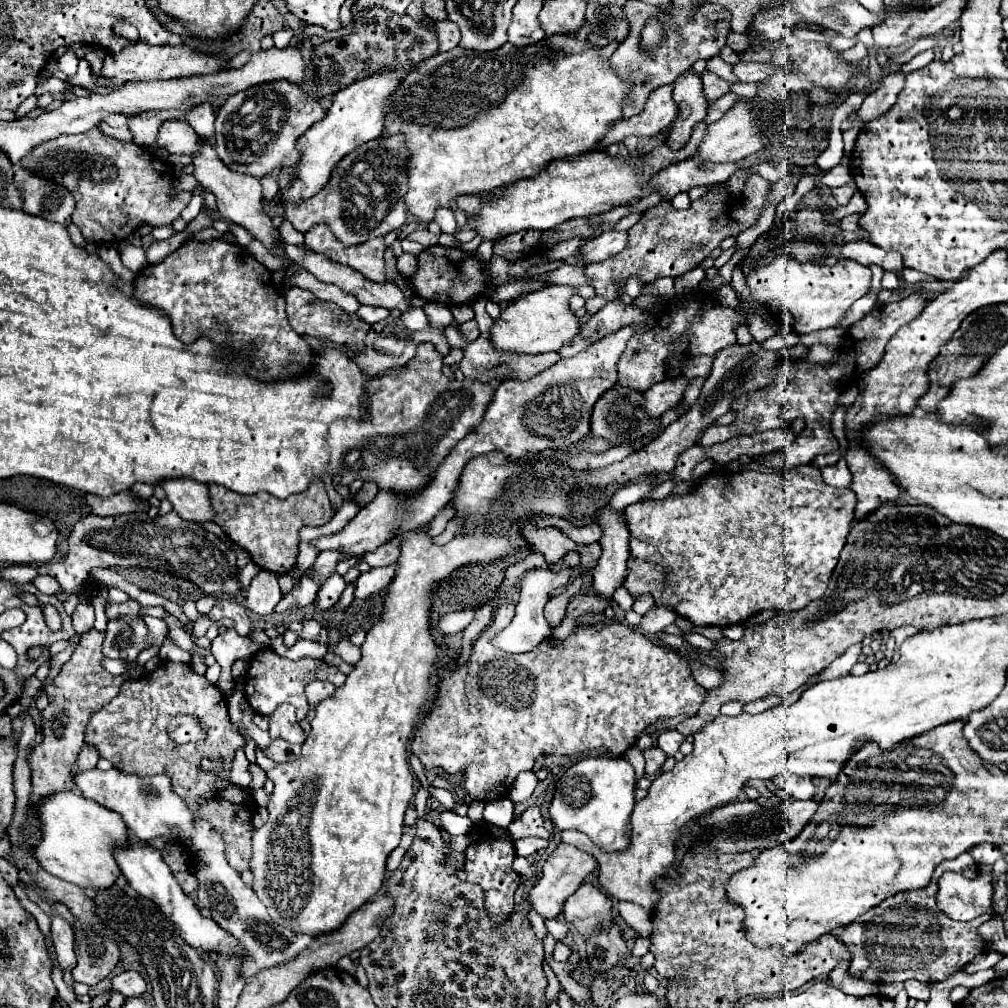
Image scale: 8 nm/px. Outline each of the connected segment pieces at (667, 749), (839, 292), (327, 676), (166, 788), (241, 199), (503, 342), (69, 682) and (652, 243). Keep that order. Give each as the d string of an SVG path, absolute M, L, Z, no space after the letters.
M663 730L663 732L659 734L659 738L657 738L657 746L659 746L667 756L673 756L673 754L679 750L679 746L681 746L683 740L685 740L685 736L683 736L681 732L677 732L677 730Z
M781 256L769 266L745 268L745 278L751 294L765 302L777 320L791 324L799 334L839 326L851 304L871 288L871 270L847 258L837 260L833 266L819 266L799 264L789 256Z
M263 648L259 650L249 664L249 678L245 678L245 690L247 690L247 702L255 712L267 714L271 710L277 708L277 704L281 702L289 702L297 708L297 718L299 722L305 718L305 712L309 710L307 698L303 688L313 682L313 680L329 680L335 686L341 686L345 682L345 674L339 672L339 668L329 666L323 660L315 660L315 658L301 658L301 660L287 660L283 656L279 656L277 652Z
M93 768L93 770L77 770L73 774L73 784L77 790L81 790L85 798L91 798L101 806L121 814L129 832L133 832L139 840L151 840L157 836L165 836L169 840L181 840L189 850L201 856L201 864L197 868L197 880L199 880L197 906L207 906L211 918L233 938L237 938L237 942L243 946L245 956L239 968L239 976L245 982L249 982L261 970L267 970L287 960L295 960L315 940L309 934L293 932L285 926L279 926L269 918L267 906L257 898L257 894L251 888L243 884L241 876L229 866L223 854L223 840L219 838L219 834L215 834L215 830L207 826L207 822L197 824L193 820L193 814L187 810L187 804L175 792L171 792L171 782L165 774L139 778L135 774L123 774L115 768L107 772Z
M203 140L199 142L199 154L193 156L193 166L195 166L195 178L199 180L199 184L203 188L209 188L215 198L217 198L217 210L223 218L243 226L245 230L249 230L259 242L263 242L267 248L271 248L275 254L279 256L285 256L283 252L279 252L275 248L275 238L277 238L277 228L273 226L271 218L265 214L265 206L263 206L263 196L261 196L261 182L259 178L255 176L249 176L249 174L241 174L241 172L235 172L231 168L227 168L217 152L215 152L215 146L209 142L209 140Z
M549 286L535 292L529 292L523 298L513 300L503 312L501 318L495 320L491 328L491 340L499 350L523 352L523 354L541 354L553 352L567 344L581 332L581 318L573 314L569 308L569 298L575 296L577 290L573 286Z
M89 630L81 636L71 660L63 664L61 672L53 678L51 686L45 686L49 704L41 712L41 732L43 740L29 754L33 792L29 798L39 798L39 794L55 794L55 790L69 790L71 786L71 766L75 766L77 754L83 746L83 732L87 722L97 710L103 710L121 690L125 678L113 676L103 668L103 638L99 630Z
M755 172L745 180L741 194L731 194L727 190L721 190L719 186L711 186L709 192L695 200L687 210L675 210L671 202L661 202L659 206L649 208L629 230L627 250L615 254L615 258L607 258L605 262L587 266L587 276L593 280L593 288L597 292L595 298L587 300L587 312L597 312L609 300L619 298L619 292L613 284L615 278L627 280L629 274L637 274L645 284L649 284L661 276L677 278L697 268L705 258L713 254L713 250L721 246L725 238L739 236L759 220L767 204L771 186L773 184L769 180Z

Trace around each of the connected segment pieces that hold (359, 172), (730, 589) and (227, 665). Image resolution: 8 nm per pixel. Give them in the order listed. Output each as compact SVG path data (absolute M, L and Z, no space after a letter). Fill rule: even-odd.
M403 134L381 136L365 142L349 152L343 160L339 160L339 164L331 172L329 182L319 190L319 194L299 204L285 200L283 214L303 234L315 222L325 222L343 244L361 244L379 234L401 228L407 222L407 206L403 196L409 190L409 156L411 152L405 146ZM373 180L377 184L369 184Z
M729 466L715 468L713 472L705 474L695 482L695 486L687 494L677 494L677 496L667 496L663 500L641 500L637 504L627 506L625 520L629 528L629 560L627 560L627 578L625 578L625 588L627 592L637 600L643 594L653 596L655 606L667 606L675 614L687 618L695 626L731 626L731 624L743 624L749 618L757 616L761 610L801 610L809 602L819 600L827 588L827 582L831 578L831 572L839 560L839 552L845 544L847 530L851 528L851 522L855 520L855 504L857 496L851 488L833 488L823 482L819 470L815 472L799 472L799 474L789 474L789 472L757 472L757 470L739 470L733 472Z
M227 630L225 634L219 634L211 642L209 650L215 656L217 664L221 666L221 678L219 678L217 686L221 690L225 690L225 694L229 696L231 690L235 688L235 682L233 682L233 676L231 676L233 662L239 660L239 658L249 658L251 654L255 654L259 650L259 644L253 642L251 638L239 636L235 630Z

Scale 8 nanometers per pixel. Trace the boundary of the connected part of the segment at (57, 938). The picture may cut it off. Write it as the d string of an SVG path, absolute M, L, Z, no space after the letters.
M51 914L51 932L53 932L53 944L57 950L57 958L61 964L61 970L75 966L75 954L73 954L73 930L67 920L63 920L61 914Z

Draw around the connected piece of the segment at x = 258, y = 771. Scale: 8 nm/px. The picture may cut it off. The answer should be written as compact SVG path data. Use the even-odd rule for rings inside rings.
M251 764L251 766L249 766L249 770L251 770L251 774L253 774L251 790L257 790L257 788L261 788L261 786L265 784L265 780L267 780L267 776L265 776L265 770L263 770L259 764Z

